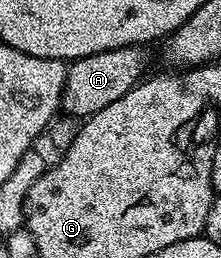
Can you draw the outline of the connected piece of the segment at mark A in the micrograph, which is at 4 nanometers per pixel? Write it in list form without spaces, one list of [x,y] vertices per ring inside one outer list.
[[[143,46],[118,48],[70,61],[63,87],[62,111],[68,116],[86,118],[97,114],[97,110],[105,110],[105,106],[117,102],[117,98],[129,94],[129,90],[144,79],[147,51]]]

